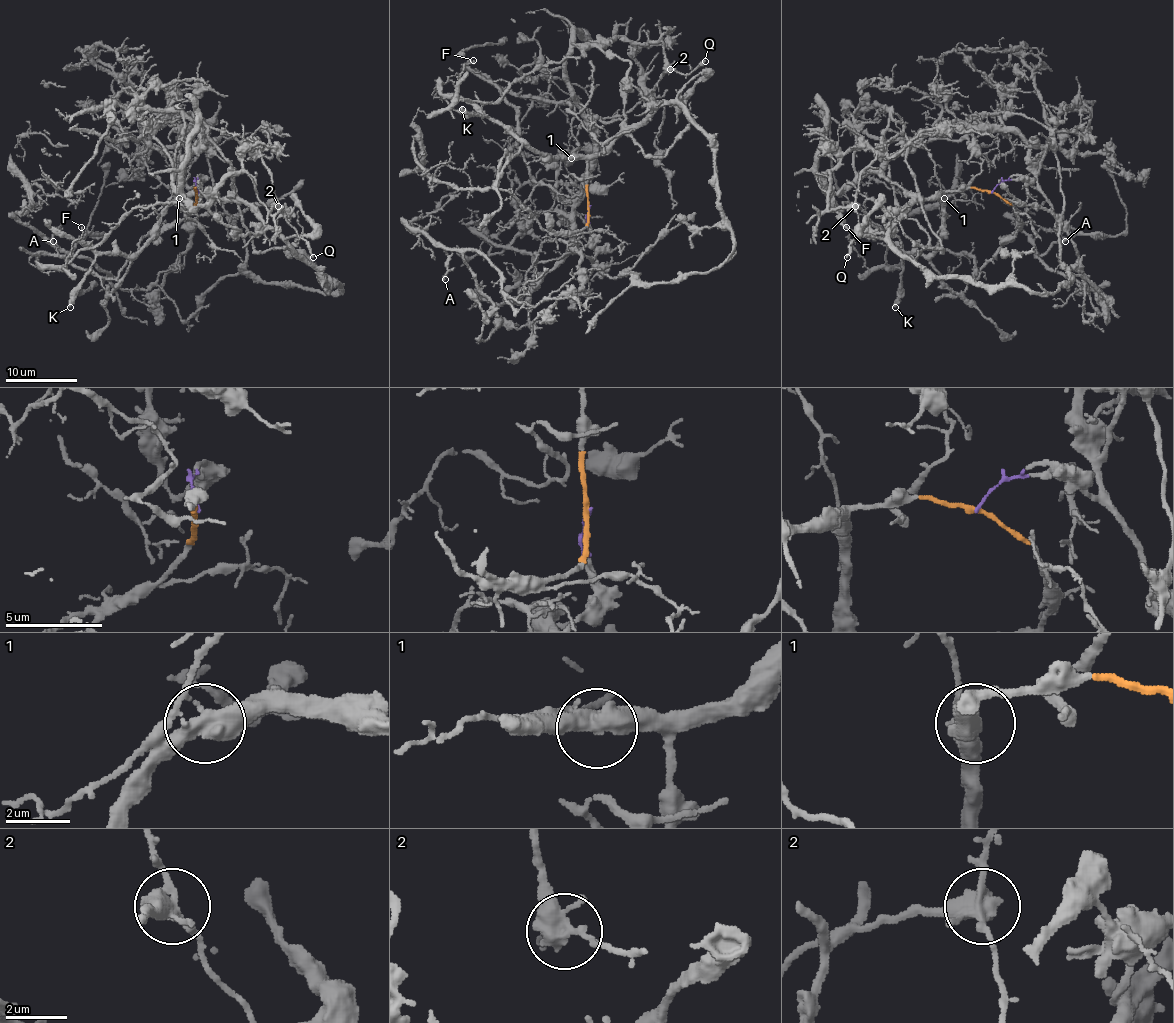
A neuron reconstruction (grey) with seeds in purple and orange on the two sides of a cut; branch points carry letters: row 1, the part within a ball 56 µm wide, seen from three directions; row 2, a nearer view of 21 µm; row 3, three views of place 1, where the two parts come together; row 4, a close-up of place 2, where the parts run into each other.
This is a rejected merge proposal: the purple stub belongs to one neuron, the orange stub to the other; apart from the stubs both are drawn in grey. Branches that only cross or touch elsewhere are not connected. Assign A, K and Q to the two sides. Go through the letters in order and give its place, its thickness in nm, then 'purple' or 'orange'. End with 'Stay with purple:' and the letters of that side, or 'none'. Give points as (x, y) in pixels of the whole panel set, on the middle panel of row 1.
A: place (445, 279); calibre 170 nm; purple
K: place (462, 109); calibre 440 nm; orange
Q: place (705, 61); calibre 220 nm; purple
Stay with purple: A, Q

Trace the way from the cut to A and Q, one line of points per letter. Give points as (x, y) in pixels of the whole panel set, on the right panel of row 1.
A: (992, 192), (1026, 179), (1069, 234), (1090, 290), (1037, 256), (1033, 238), (1053, 229), (1066, 242)
Q: (992, 192), (1037, 185), (1010, 131), (921, 131), (832, 204), (823, 177), (854, 149), (875, 160), (846, 258)

